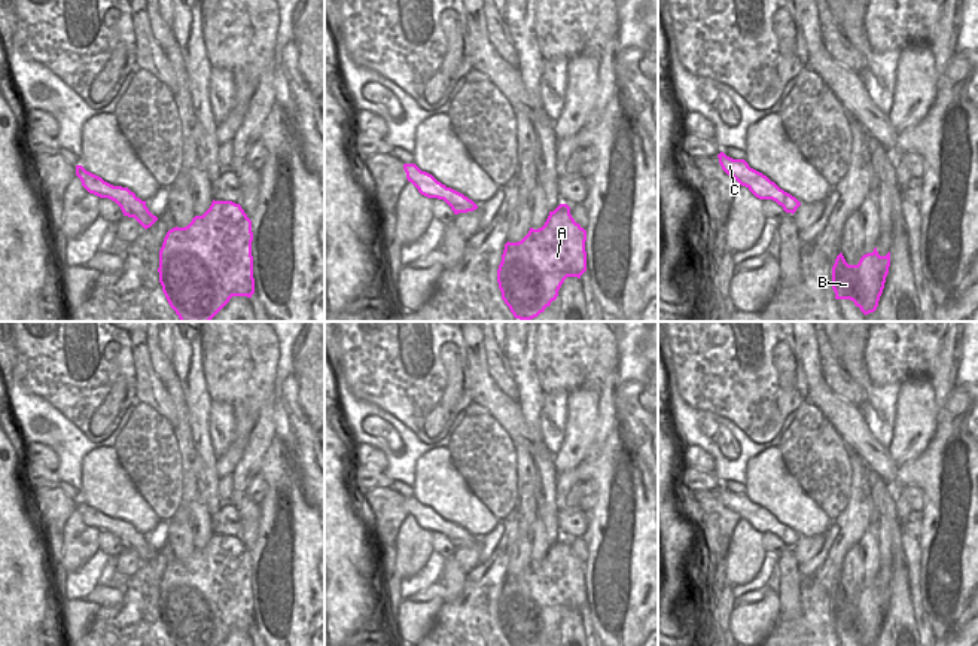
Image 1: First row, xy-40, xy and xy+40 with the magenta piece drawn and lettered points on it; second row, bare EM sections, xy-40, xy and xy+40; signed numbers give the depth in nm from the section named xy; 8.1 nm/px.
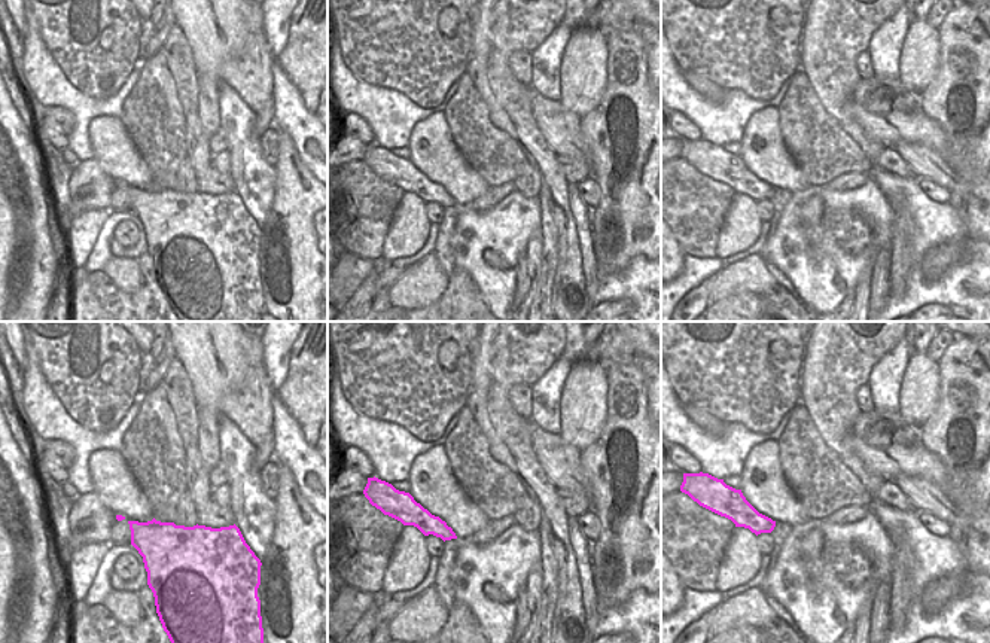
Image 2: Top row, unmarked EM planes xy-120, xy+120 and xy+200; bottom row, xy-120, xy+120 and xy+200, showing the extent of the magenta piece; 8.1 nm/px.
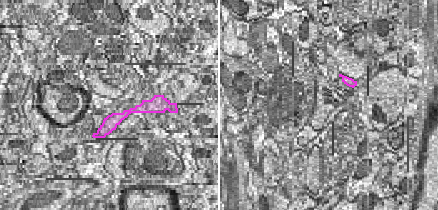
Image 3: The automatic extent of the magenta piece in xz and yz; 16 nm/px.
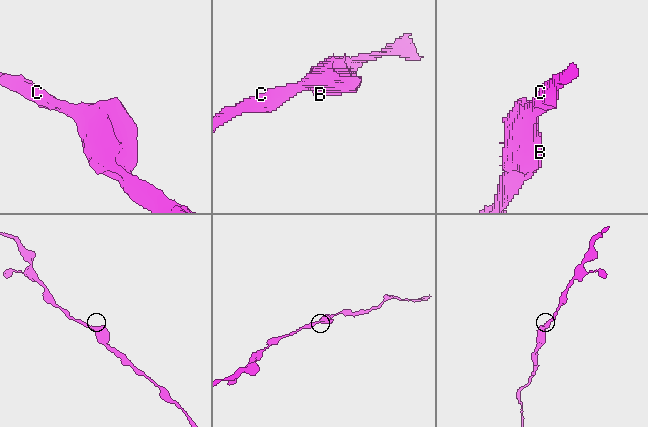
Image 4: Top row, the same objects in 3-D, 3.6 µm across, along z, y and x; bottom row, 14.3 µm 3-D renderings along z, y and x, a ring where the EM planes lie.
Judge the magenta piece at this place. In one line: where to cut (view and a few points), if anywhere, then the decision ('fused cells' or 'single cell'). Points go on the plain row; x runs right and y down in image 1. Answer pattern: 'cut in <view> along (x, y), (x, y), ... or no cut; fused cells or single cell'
no cut; single cell

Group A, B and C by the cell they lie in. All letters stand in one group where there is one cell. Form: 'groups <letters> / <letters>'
groups A B C

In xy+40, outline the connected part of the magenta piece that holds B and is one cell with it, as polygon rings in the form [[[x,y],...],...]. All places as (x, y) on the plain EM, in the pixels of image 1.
[[[877,581],[872,586],[863,588],[857,598],[848,598],[843,586],[840,586],[832,600],[832,622],[835,625],[835,633],[850,633],[862,646],[874,646],[884,622],[889,600],[890,585],[886,589],[880,589]]]

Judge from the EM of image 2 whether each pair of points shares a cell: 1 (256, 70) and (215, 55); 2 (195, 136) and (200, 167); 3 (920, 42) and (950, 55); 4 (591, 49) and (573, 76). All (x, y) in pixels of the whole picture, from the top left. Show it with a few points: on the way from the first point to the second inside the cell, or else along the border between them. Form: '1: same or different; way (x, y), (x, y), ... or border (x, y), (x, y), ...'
1: different; border (247, 33), (243, 45), (221, 66), (219, 81)
2: same; way (197, 143), (200, 160)
3: different; border (937, 30), (938, 70), (929, 84)
4: same; way (585, 55), (584, 66), (579, 70)

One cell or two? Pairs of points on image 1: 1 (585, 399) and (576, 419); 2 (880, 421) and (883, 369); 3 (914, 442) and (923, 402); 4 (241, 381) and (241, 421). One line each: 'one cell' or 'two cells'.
1: one cell
2: two cells
3: one cell
4: two cells

